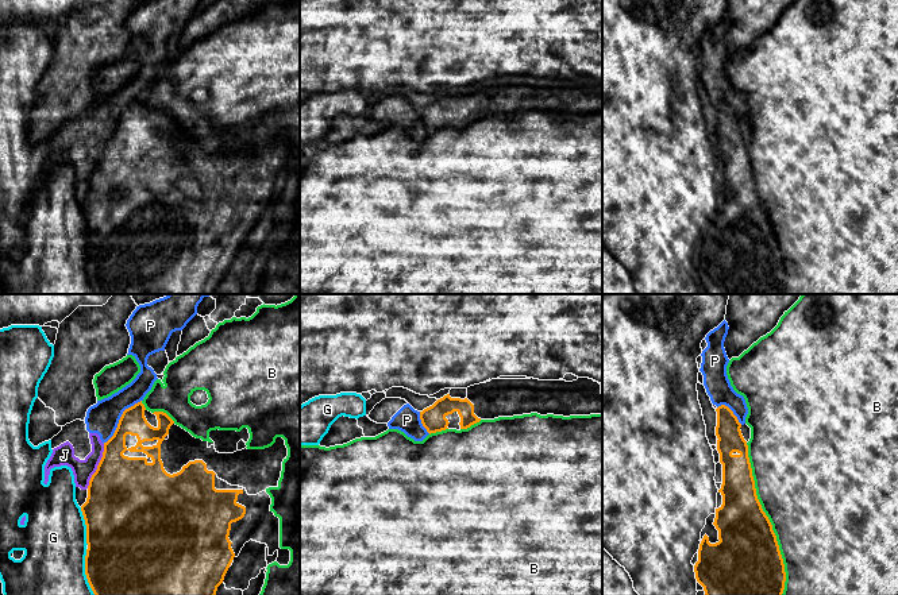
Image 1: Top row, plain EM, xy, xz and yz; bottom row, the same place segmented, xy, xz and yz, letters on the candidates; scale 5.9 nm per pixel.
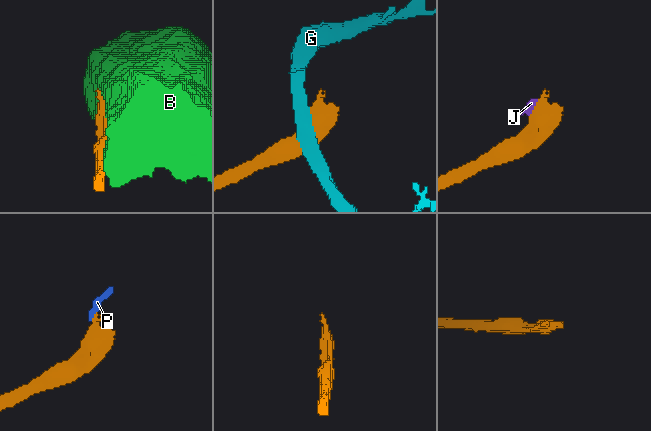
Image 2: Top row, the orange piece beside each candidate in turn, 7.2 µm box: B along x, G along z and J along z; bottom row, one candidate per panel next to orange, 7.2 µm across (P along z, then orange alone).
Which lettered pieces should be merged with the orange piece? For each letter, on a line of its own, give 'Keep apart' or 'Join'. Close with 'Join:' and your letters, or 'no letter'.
B: Keep apart
G: Keep apart
J: Keep apart
P: Keep apart
Join: no letter

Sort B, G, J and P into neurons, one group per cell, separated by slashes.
B / G / J P

